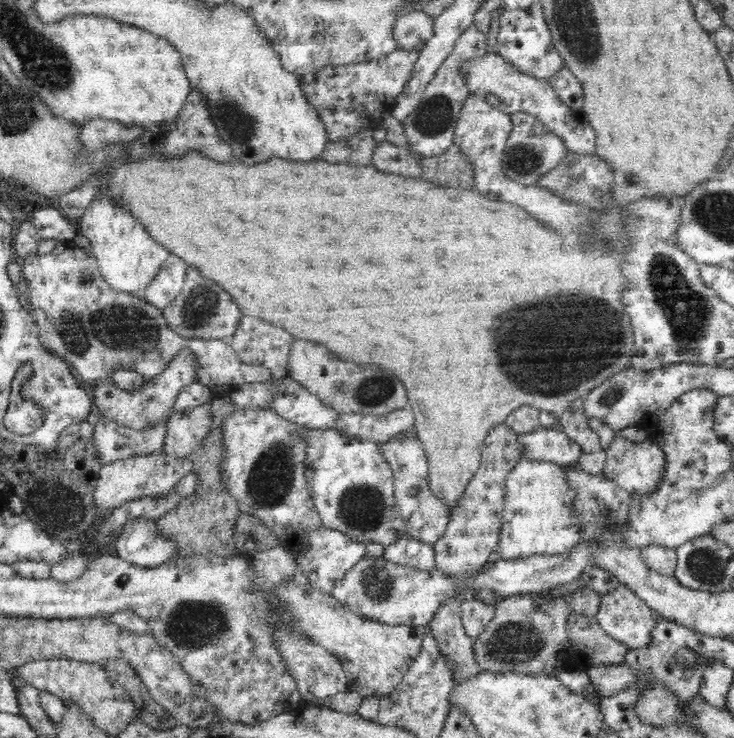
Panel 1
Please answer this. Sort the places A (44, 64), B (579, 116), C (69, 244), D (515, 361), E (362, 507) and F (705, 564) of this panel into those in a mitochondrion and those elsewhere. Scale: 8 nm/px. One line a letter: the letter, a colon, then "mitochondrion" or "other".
A: mitochondrion
B: other
C: other
D: mitochondrion
E: mitochondrion
F: mitochondrion

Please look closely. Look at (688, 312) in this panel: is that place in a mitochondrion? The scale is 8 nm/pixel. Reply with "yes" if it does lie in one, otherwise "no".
yes

